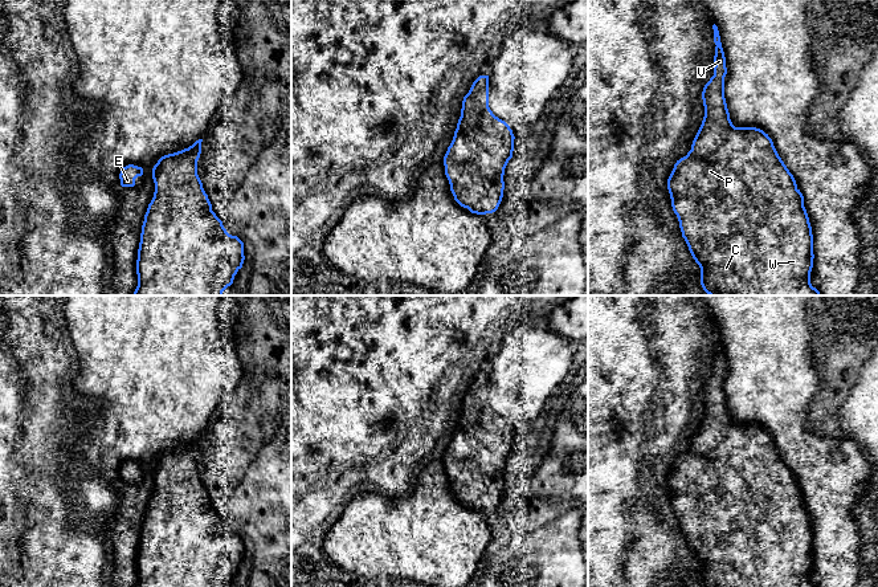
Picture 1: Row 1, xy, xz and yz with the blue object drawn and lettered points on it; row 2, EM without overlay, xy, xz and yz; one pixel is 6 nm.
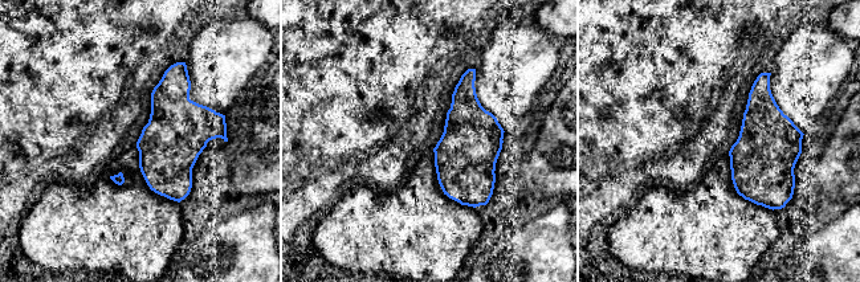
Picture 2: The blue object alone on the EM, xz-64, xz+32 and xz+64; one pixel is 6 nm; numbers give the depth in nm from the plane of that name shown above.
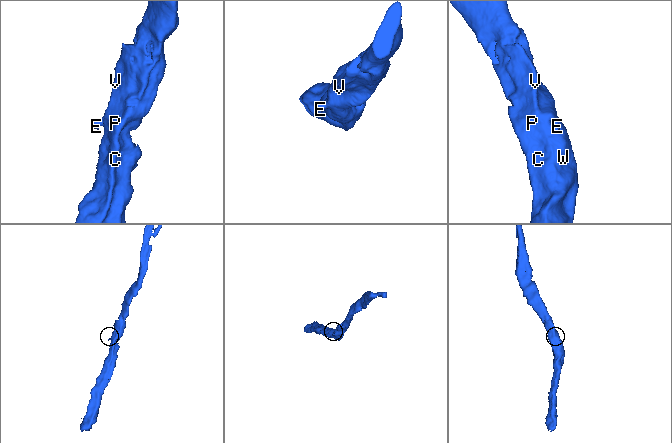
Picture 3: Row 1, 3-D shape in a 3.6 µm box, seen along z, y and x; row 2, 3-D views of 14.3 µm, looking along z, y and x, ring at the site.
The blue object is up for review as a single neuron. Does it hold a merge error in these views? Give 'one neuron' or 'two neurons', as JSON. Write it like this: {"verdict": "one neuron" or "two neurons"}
{"verdict": "one neuron"}

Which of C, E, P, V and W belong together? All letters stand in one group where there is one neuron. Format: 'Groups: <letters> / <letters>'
Groups: C E P V W

